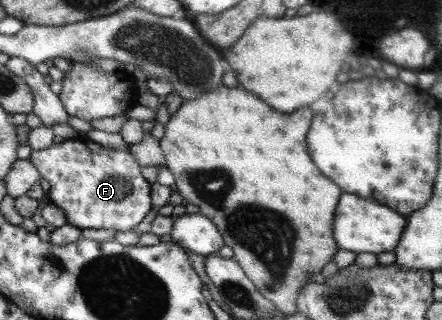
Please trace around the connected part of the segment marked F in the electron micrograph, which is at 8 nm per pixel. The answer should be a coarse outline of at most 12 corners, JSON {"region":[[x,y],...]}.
{"region":[[77,137],[27,160],[71,227],[127,231],[151,209],[128,150]]}

